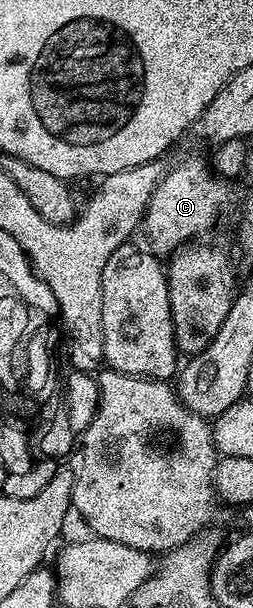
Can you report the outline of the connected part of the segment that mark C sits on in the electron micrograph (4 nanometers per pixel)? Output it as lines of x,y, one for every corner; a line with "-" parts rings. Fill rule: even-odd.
186,157
167,168
158,180
152,197
146,204
144,230
149,248
158,255
169,255
191,239
198,239
218,221
222,208
230,201
230,189
225,180
214,172
207,158

